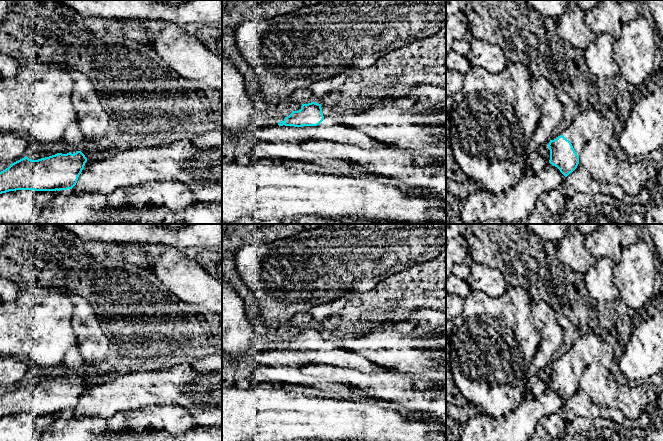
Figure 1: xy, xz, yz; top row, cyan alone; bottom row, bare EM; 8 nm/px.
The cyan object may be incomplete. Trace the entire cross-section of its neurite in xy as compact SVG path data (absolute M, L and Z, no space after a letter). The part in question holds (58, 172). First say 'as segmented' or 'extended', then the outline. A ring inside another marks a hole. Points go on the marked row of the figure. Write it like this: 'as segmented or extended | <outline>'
as segmented | M81 151L31 160L27 156L0 172L0 194L16 190L60 191L72 189L87 158Z

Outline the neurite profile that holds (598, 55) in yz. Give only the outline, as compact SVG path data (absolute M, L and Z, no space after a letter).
M600 33L584 50L585 64L592 74L599 78L609 78L619 74L613 58L615 39L607 33Z

